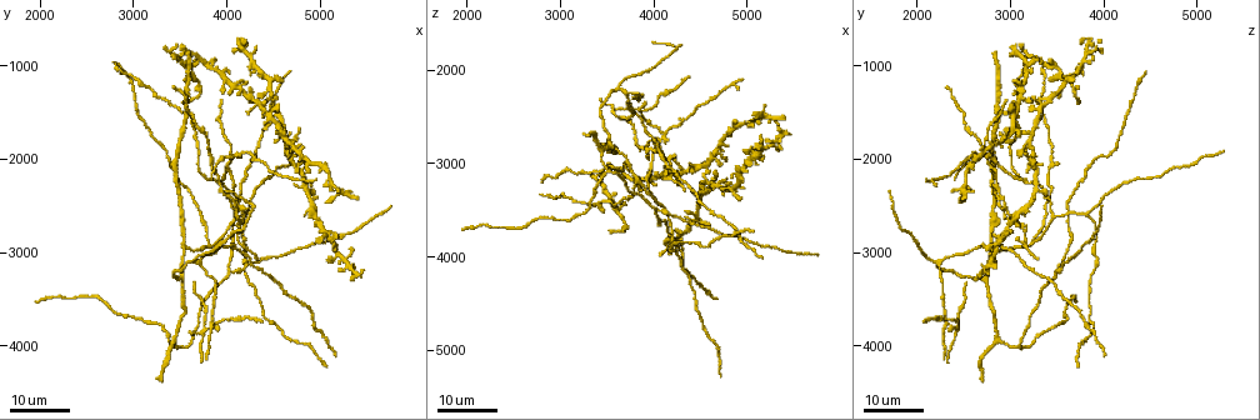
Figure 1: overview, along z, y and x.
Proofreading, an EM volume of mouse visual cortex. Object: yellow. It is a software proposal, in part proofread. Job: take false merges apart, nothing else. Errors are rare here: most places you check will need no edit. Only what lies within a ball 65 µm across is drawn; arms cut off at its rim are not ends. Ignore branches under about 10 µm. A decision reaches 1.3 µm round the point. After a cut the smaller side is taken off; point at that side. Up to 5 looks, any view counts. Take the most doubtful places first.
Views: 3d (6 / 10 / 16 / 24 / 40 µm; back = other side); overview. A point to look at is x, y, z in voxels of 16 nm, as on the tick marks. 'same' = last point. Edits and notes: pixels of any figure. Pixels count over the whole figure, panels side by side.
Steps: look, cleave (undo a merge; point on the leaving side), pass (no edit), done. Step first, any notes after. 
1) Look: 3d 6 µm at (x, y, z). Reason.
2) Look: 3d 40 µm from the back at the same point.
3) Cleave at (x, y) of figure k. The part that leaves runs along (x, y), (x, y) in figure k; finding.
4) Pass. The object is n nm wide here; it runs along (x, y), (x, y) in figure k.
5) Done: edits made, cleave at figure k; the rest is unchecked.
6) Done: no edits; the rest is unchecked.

Look: 3d 24 µm at (4050, 3200, 3500). Branch point.

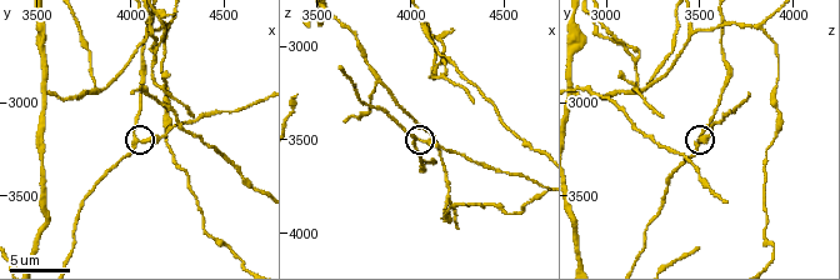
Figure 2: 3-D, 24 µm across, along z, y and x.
Look: 3d 6 µm at (4040, 3220, 3500).

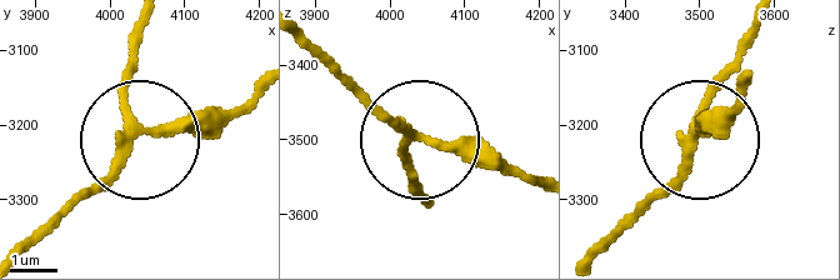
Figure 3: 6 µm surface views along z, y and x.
Pass. 3 arms meet here; continuous, no second neuron.

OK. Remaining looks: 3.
Look: 3d 16 µm at (3900, 2250, 3200). Branch point.

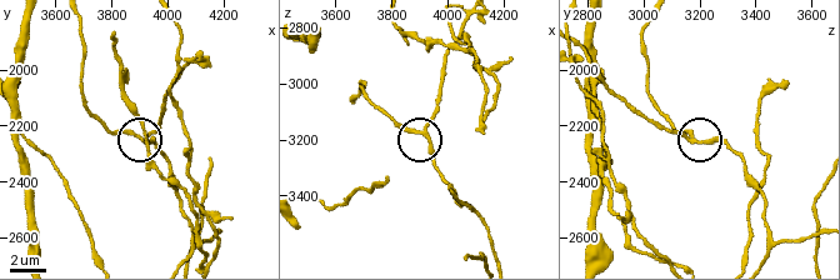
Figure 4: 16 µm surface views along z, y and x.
Look: 3d 6 µm at (3900, 2240, 3170).

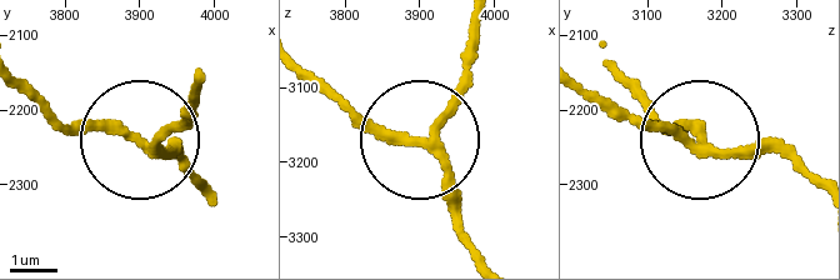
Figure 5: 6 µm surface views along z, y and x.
Pass. It runs along (205, 190), (176, 154), (49, 123) in figure 5; all the same neuron.

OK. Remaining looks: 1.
Done: no edits; the rest is unchecked.

